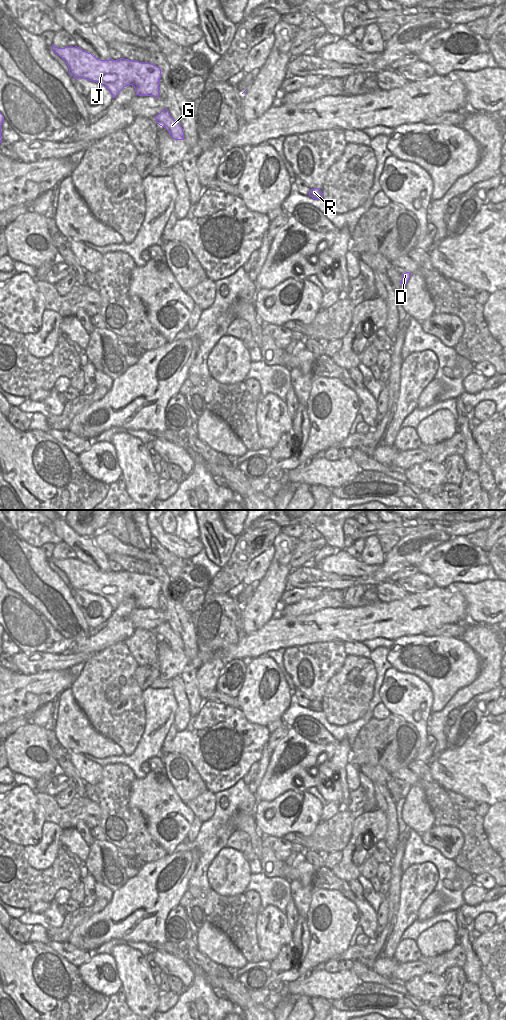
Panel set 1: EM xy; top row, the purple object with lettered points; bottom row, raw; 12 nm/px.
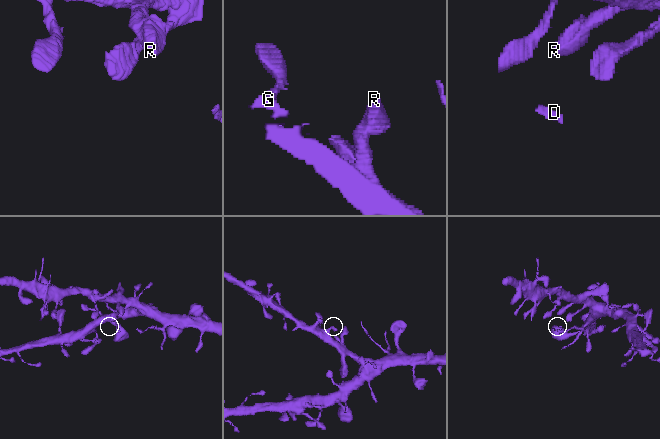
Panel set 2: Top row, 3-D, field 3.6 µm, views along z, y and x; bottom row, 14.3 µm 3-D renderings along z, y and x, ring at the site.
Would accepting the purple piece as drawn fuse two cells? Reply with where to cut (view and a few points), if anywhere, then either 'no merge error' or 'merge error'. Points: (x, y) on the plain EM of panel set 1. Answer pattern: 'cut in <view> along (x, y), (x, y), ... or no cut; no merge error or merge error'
no cut; no merge error

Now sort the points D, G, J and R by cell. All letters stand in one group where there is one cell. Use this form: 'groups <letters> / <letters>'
groups D G J R

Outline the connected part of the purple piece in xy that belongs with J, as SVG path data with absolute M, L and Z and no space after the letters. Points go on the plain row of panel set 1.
M77 558L51 559L66 574L71 588L103 597L113 610L128 597L135 600L136 607L159 609L161 581L150 574L141 575L124 570L100 572Z

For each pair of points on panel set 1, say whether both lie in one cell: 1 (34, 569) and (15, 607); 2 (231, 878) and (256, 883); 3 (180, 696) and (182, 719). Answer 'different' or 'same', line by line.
1: different
2: different
3: same

